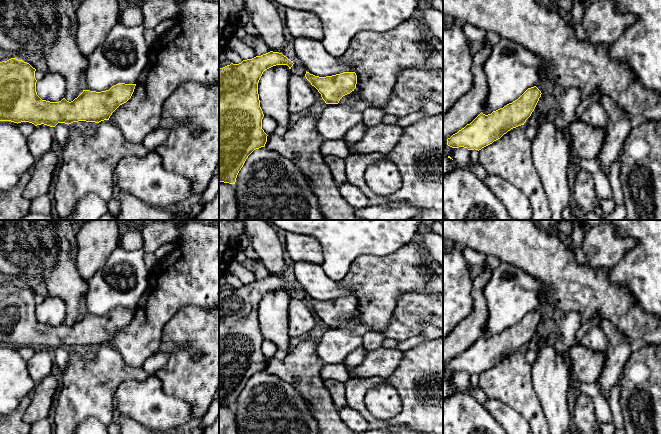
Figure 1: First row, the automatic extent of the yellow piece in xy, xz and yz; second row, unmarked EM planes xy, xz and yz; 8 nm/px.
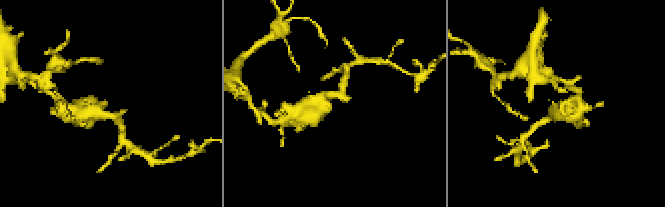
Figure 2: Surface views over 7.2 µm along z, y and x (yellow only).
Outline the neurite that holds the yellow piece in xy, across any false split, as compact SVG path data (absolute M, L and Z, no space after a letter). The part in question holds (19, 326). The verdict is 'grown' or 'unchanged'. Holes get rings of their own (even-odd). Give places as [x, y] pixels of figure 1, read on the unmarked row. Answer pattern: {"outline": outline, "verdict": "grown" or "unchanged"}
{"outline": "M16 282L0 286L0 345L14 347L29 346L37 349L55 351L58 347L71 348L78 345L99 347L109 344L112 337L132 320L136 308L118 307L109 314L83 316L69 326L63 322L59 326L42 324L36 316L36 293L29 287Z", "verdict": "unchanged"}

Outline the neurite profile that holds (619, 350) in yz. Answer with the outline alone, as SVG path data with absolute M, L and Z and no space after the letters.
M609 320L600 324L608 339L604 368L596 384L601 394L608 400L612 388L619 384L624 367L632 353L630 340Z

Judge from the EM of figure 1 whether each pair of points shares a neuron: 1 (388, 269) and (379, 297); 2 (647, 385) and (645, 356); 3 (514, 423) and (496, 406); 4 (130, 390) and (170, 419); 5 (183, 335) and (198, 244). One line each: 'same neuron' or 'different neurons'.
1: same neuron
2: same neuron
3: same neuron
4: same neuron
5: different neurons

